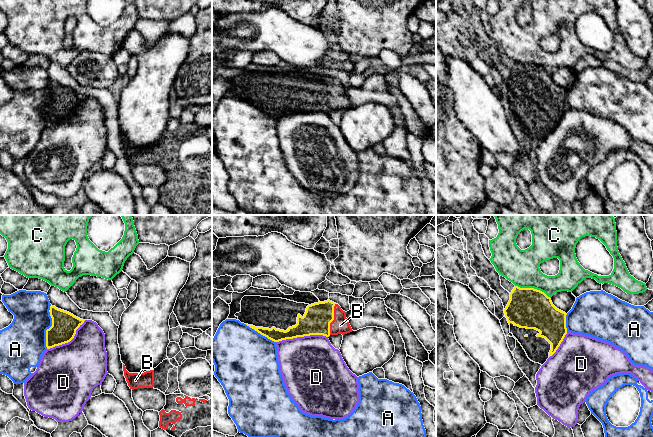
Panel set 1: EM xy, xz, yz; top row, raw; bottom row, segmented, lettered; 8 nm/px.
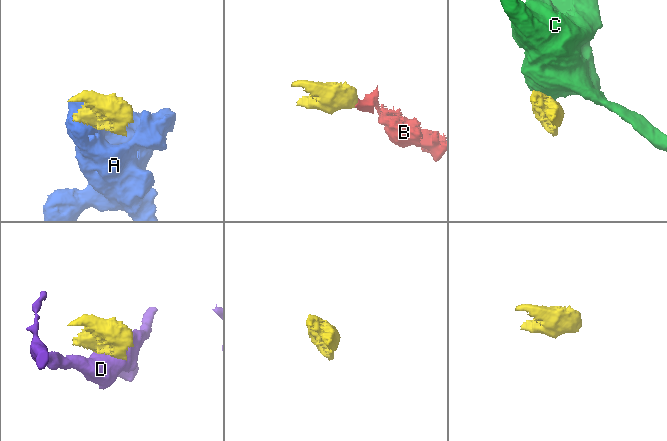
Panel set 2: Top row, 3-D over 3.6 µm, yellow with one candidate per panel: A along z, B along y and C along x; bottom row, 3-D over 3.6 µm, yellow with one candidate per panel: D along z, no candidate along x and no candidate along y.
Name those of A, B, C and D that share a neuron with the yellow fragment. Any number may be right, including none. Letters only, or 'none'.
B

